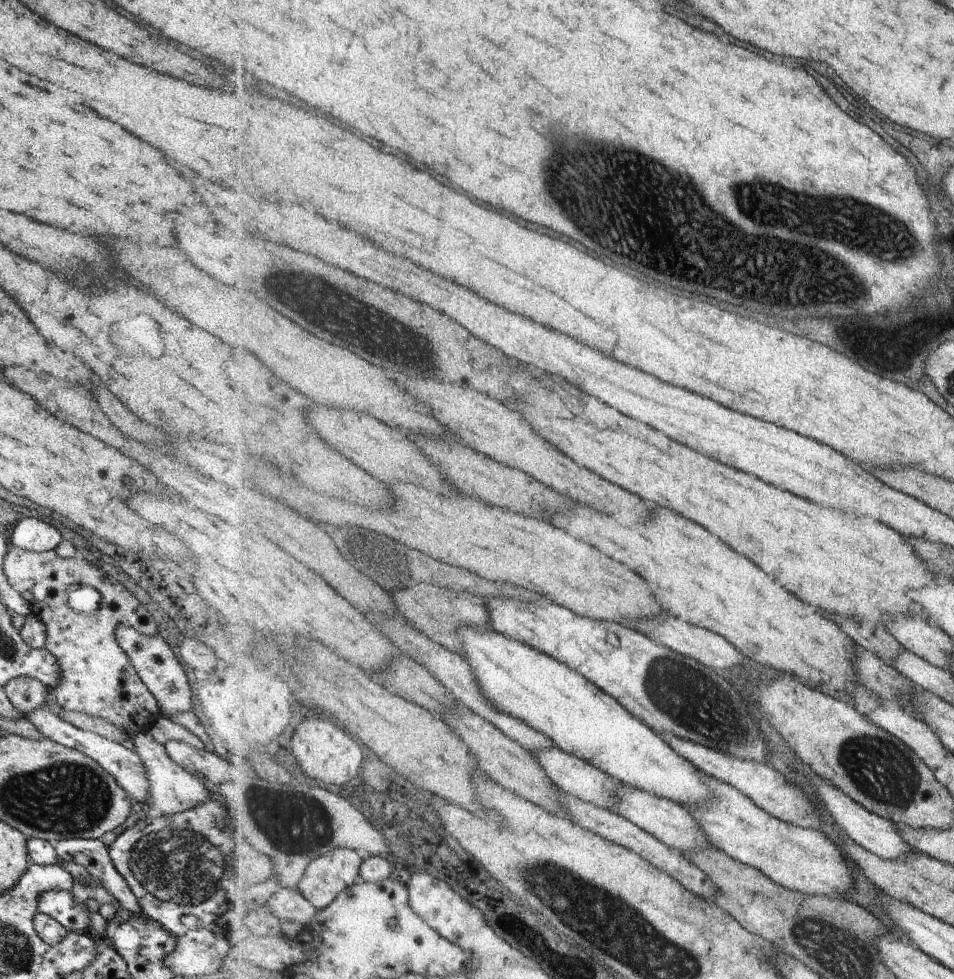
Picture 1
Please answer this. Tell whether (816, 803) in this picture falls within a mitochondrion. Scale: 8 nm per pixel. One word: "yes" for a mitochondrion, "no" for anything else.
no

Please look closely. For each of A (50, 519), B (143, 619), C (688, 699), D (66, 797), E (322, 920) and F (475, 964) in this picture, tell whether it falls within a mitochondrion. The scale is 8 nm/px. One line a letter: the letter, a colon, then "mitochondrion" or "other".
A: other
B: other
C: mitochondrion
D: mitochondrion
E: other
F: other

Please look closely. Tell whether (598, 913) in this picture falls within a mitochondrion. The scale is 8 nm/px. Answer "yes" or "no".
yes

